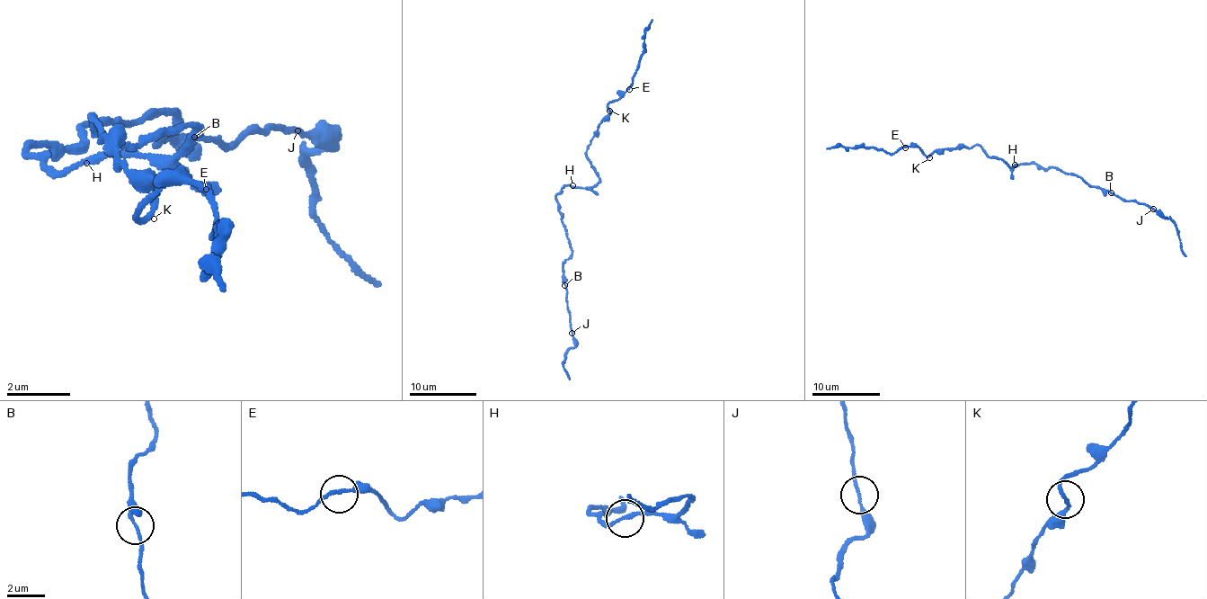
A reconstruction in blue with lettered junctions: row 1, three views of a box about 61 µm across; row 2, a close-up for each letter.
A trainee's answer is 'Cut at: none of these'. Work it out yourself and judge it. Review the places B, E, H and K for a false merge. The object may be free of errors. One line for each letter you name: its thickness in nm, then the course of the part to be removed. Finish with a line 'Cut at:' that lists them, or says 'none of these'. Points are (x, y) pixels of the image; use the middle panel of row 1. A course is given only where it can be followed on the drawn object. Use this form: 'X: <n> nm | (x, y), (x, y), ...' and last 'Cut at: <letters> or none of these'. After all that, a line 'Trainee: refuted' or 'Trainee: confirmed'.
B: 170 nm | (564, 285), (575, 345), (565, 353), (563, 362), (569, 379)
Cut at: B
Trainee: refuted

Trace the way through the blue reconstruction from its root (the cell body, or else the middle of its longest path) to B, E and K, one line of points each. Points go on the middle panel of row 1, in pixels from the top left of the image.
B: (572, 187), (565, 185), (555, 196), (572, 251), (563, 264), (564, 285)
E: (572, 187), (590, 188), (599, 180), (586, 153), (590, 139), (598, 124), (610, 112), (608, 103), (629, 89)
K: (572, 187), (590, 188), (599, 180), (586, 153), (598, 124), (610, 114), (609, 111)

